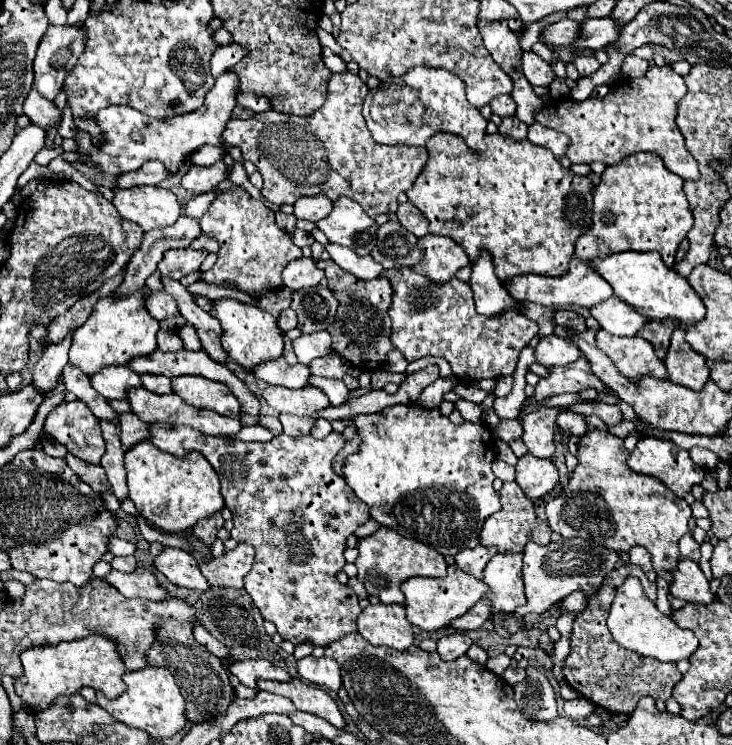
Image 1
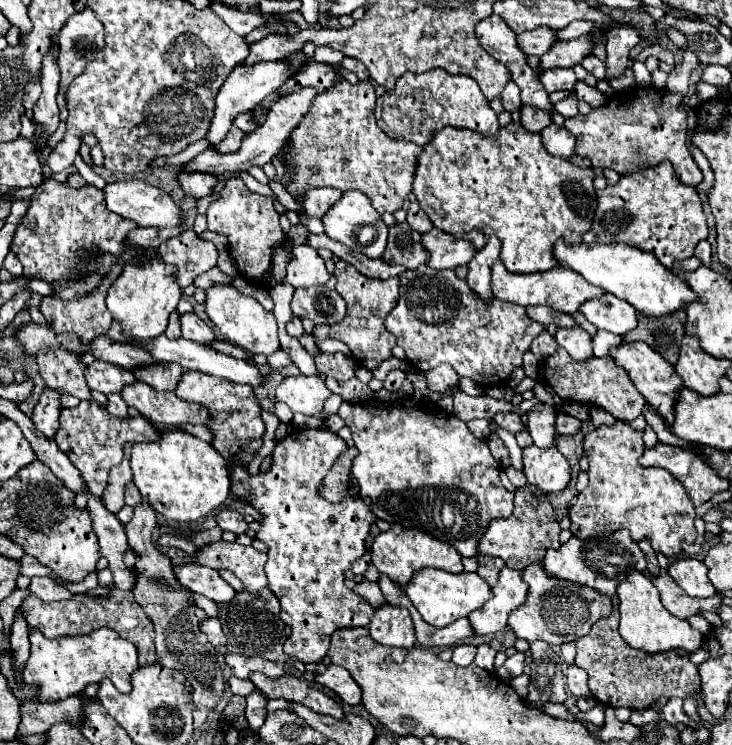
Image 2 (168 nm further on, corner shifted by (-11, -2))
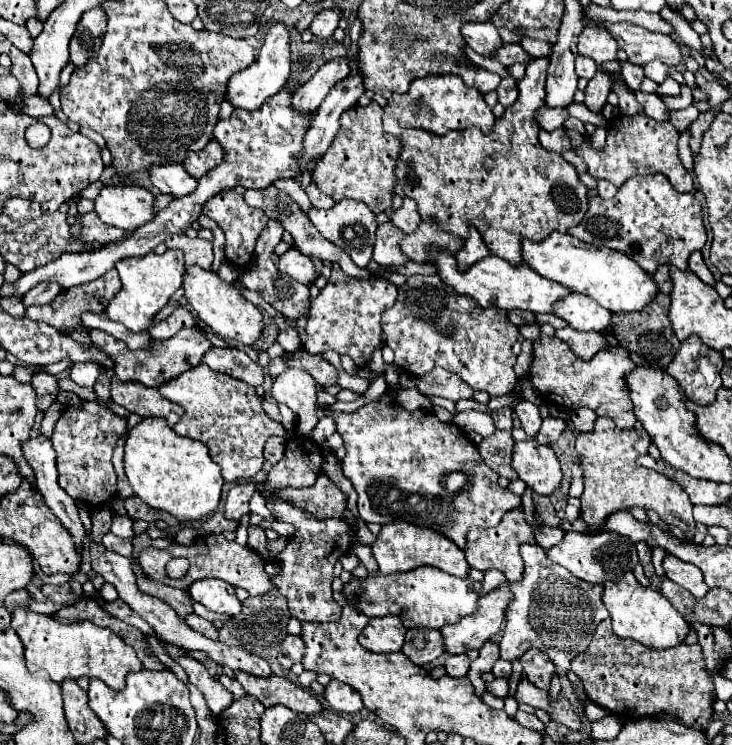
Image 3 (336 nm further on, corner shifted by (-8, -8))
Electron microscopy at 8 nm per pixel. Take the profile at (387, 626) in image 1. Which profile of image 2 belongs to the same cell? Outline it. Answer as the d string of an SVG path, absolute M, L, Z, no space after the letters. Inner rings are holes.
M384 604L382 608L376 608L368 624L368 630L370 630L370 636L384 646L412 648L416 642L412 618L408 610L402 606Z

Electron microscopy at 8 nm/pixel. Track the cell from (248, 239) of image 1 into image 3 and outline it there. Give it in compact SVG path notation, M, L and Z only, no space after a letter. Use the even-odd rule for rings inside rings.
M221 192L221 194L215 194L213 198L209 198L209 202L205 202L203 206L203 212L217 222L217 226L223 230L225 234L225 258L237 268L237 270L243 270L251 264L253 256L255 256L255 244L257 244L257 238L259 234L263 232L265 224L267 224L267 216L263 210L257 210L257 208L251 208L245 204L243 196L237 194L237 192Z

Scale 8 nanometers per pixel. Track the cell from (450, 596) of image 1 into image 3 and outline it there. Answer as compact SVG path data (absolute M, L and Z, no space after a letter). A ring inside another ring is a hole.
M421 566L403 574L369 574L367 580L351 578L349 584L343 586L347 600L353 600L359 594L359 608L369 616L399 616L405 628L443 628L447 624L459 622L463 616L477 612L477 600L481 596L481 584L469 578L459 580L457 576L445 574L437 568Z

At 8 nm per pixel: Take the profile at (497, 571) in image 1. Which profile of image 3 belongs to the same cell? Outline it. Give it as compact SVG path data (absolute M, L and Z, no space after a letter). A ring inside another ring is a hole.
M503 582L497 590L481 596L479 610L475 614L461 618L461 622L453 626L441 628L445 650L449 654L465 654L469 650L479 650L499 632L505 610L511 602L513 594L509 590L509 582Z

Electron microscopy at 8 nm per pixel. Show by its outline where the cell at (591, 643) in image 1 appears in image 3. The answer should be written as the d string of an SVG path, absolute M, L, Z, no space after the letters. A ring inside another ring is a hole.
M609 617L597 626L589 648L573 658L571 670L581 678L591 702L623 720L671 712L685 726L705 728L713 716L711 704L715 688L707 676L699 644L683 644L661 652L645 650L645 646L637 642L617 638Z

